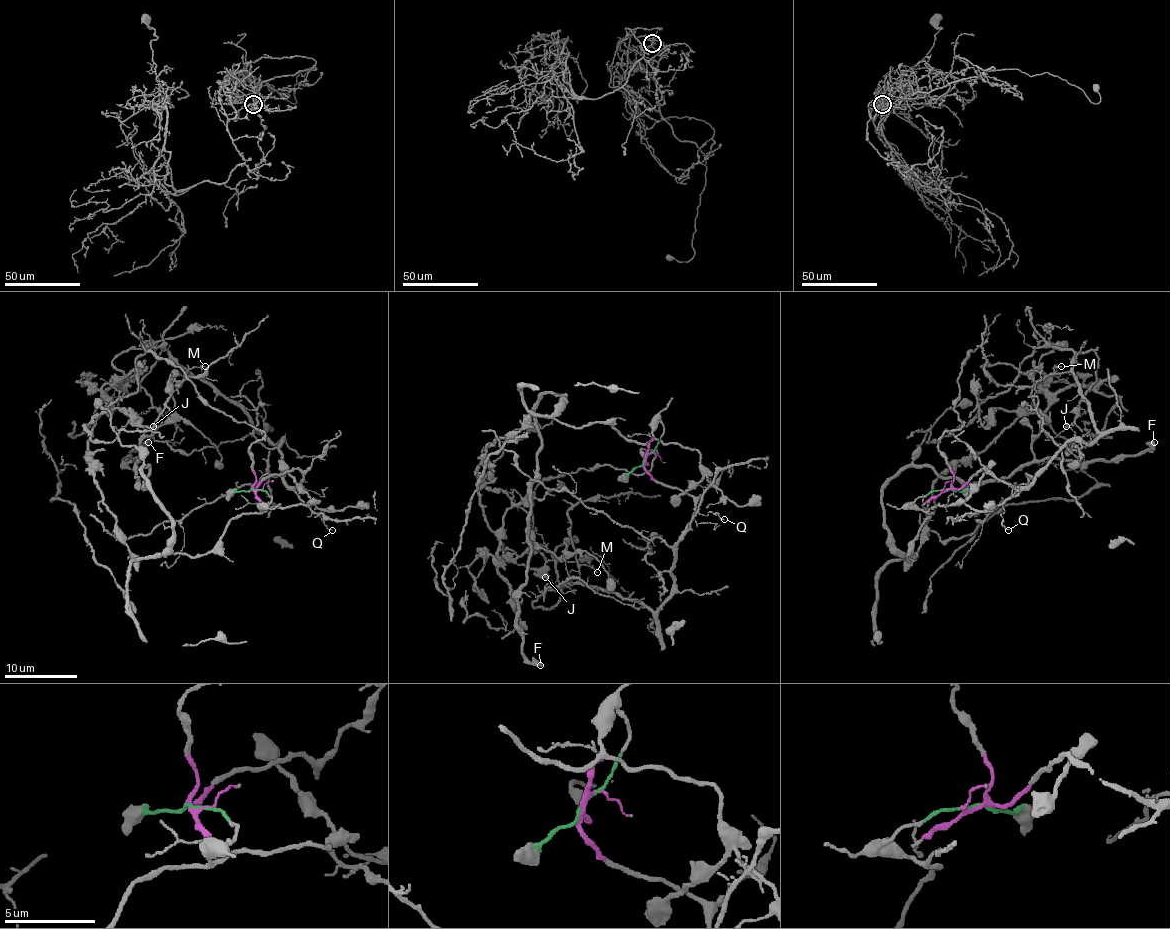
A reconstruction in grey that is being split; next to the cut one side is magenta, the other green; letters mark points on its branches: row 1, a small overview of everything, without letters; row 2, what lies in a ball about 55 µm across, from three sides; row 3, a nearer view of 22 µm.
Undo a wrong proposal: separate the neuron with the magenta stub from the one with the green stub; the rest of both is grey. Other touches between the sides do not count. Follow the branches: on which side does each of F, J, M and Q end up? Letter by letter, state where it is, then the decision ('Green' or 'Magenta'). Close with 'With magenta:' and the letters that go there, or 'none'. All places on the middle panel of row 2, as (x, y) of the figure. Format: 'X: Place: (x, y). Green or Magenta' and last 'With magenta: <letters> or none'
F: Place: (540, 665). Green
J: Place: (545, 577). Magenta
M: Place: (597, 572). Magenta
Q: Place: (724, 519). Magenta
With magenta: J, M, Q

